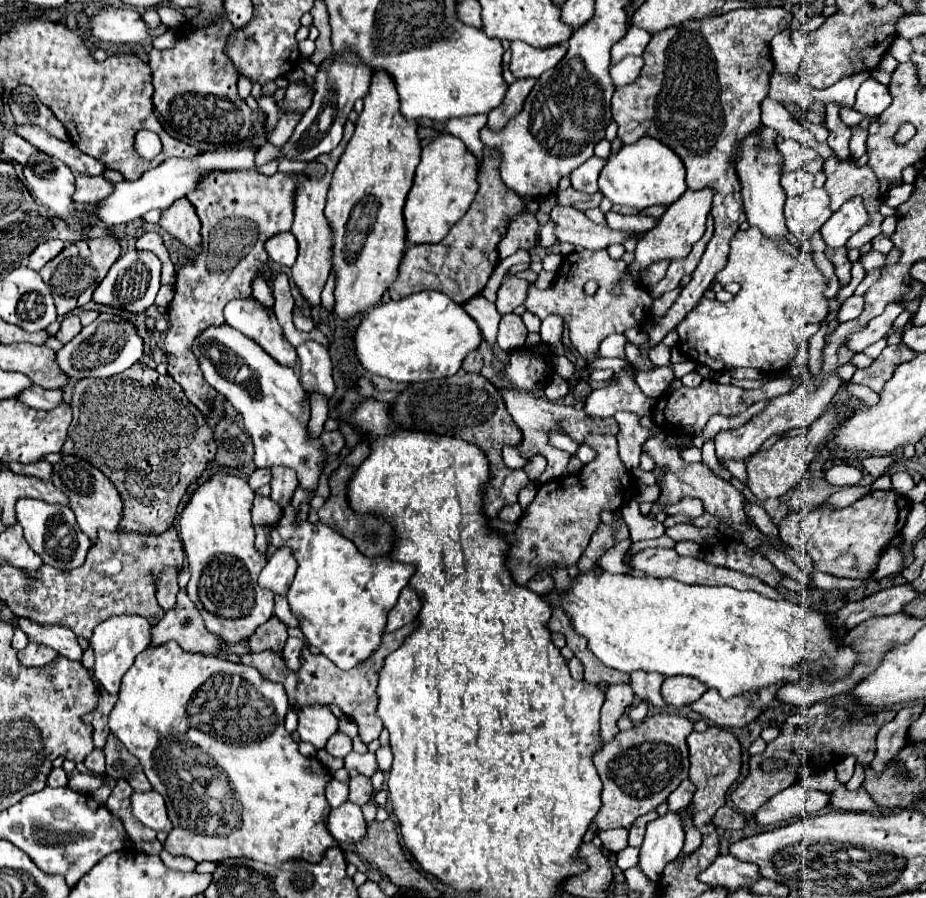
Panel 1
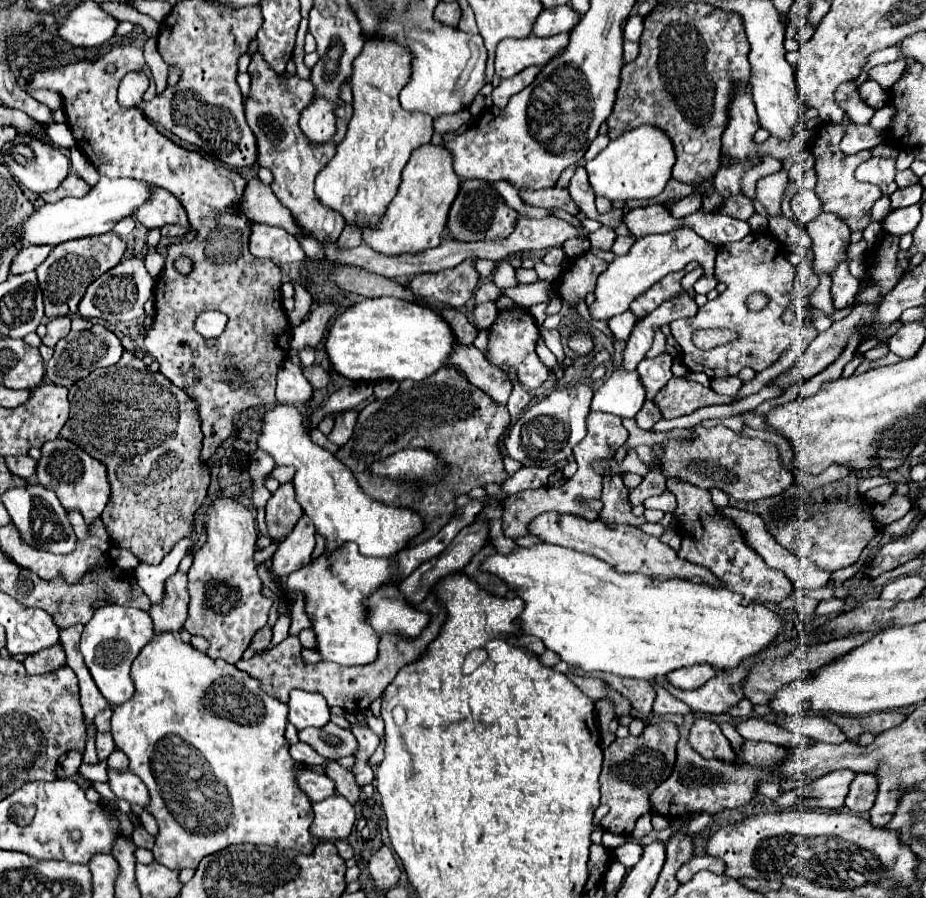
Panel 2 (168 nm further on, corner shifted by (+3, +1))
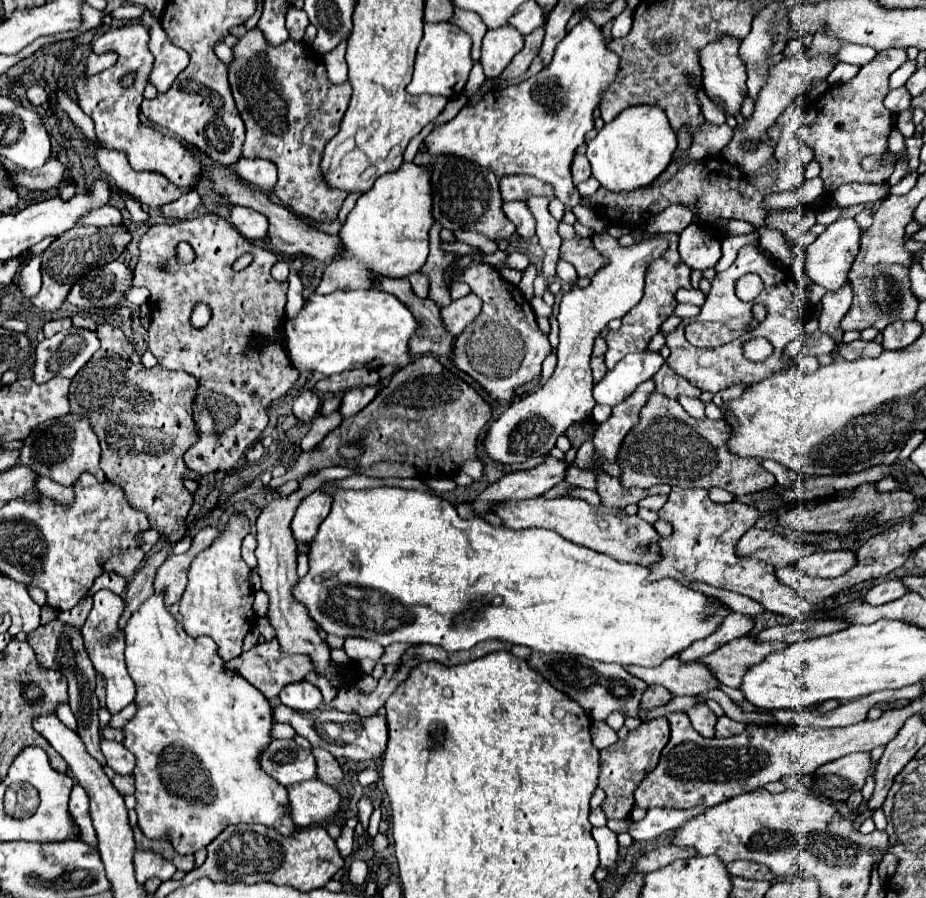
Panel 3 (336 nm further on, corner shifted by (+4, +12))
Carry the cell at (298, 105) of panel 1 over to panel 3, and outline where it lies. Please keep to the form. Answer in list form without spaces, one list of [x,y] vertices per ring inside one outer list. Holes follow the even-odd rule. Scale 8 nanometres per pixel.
[[[250,29],[234,45],[234,59],[228,63],[228,81],[232,87],[232,97],[236,109],[246,125],[246,139],[242,143],[242,157],[248,159],[268,159],[278,169],[276,197],[290,207],[294,213],[304,217],[330,217],[334,221],[346,199],[346,191],[328,187],[324,181],[320,161],[326,143],[338,133],[340,121],[350,103],[350,83],[332,83],[326,77],[326,67],[320,55],[312,55],[312,49],[302,41],[288,39],[282,45],[274,47],[266,41],[260,29]]]

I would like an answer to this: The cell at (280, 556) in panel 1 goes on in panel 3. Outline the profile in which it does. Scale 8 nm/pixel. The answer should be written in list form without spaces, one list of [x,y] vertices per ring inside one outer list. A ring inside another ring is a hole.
[[[314,491],[296,509],[296,515],[292,519],[292,533],[296,541],[312,541],[318,533],[320,523],[326,519],[332,507],[332,495],[328,491]]]

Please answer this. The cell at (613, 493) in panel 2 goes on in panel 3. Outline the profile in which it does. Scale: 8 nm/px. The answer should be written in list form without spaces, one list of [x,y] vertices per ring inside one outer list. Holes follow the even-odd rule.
[[[652,379],[640,383],[622,403],[614,405],[610,419],[604,421],[594,433],[594,439],[592,439],[594,447],[598,447],[598,451],[606,451],[606,459],[610,459],[612,463],[618,457],[618,447],[626,431],[630,431],[630,427],[638,423],[638,411],[644,407],[652,389],[654,389]]]

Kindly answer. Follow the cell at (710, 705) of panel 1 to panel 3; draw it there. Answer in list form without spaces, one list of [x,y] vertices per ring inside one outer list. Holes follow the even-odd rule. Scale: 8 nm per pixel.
[[[676,657],[662,661],[658,667],[626,667],[626,671],[648,685],[666,687],[672,695],[698,695],[720,685],[702,663],[684,663]]]

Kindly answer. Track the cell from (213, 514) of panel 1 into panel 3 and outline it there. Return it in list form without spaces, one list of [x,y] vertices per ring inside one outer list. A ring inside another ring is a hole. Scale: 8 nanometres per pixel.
[[[244,515],[230,517],[222,535],[204,549],[190,565],[188,585],[180,599],[180,615],[184,631],[200,631],[214,639],[218,655],[224,661],[230,661],[242,653],[242,641],[250,631],[250,625],[256,621],[252,609],[254,591],[248,585],[250,567],[240,557],[242,539],[250,533],[250,521]]]

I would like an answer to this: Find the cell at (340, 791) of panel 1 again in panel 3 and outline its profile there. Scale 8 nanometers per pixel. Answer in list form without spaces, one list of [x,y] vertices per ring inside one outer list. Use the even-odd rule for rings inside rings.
[[[276,739],[260,755],[260,769],[282,783],[300,783],[316,777],[316,763],[310,749],[294,743],[294,739]]]

